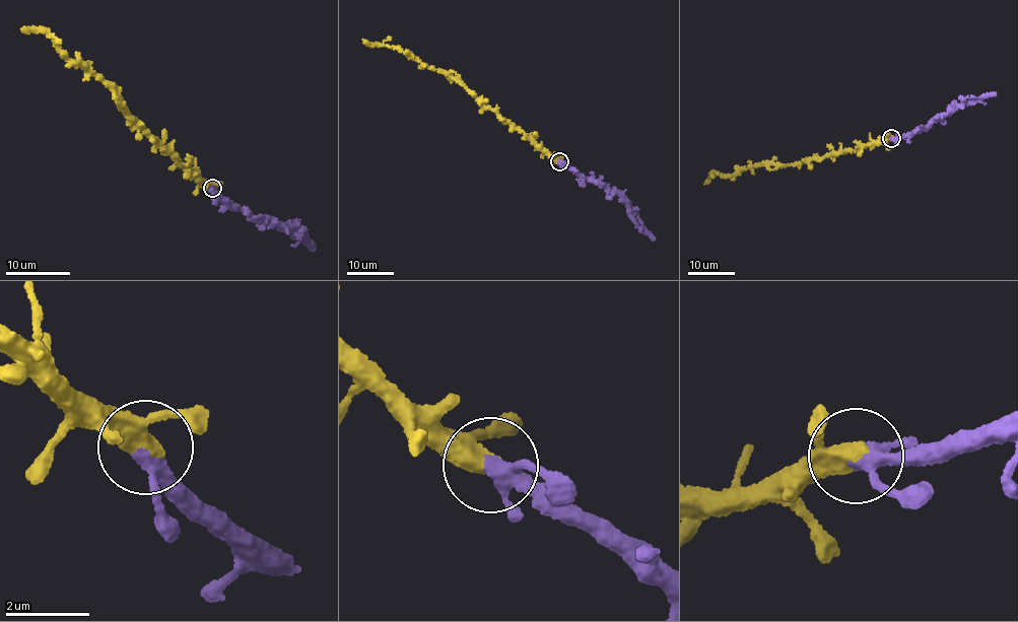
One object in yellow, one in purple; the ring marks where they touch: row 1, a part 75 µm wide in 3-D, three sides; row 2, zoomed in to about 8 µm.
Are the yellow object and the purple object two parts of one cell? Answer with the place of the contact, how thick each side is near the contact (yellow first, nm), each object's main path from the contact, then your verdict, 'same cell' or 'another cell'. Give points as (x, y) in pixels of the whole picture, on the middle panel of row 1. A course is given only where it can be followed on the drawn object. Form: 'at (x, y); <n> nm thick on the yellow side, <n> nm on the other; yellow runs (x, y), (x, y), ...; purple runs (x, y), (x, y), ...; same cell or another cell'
at (559, 161); 400 nm thick on the yellow side, 300 nm on the other; yellow runs (559, 161), (485, 108), (450, 75), (400, 50), (364, 43), (363, 39); purple runs (559, 161), (619, 192), (639, 227), (656, 239); same cell

